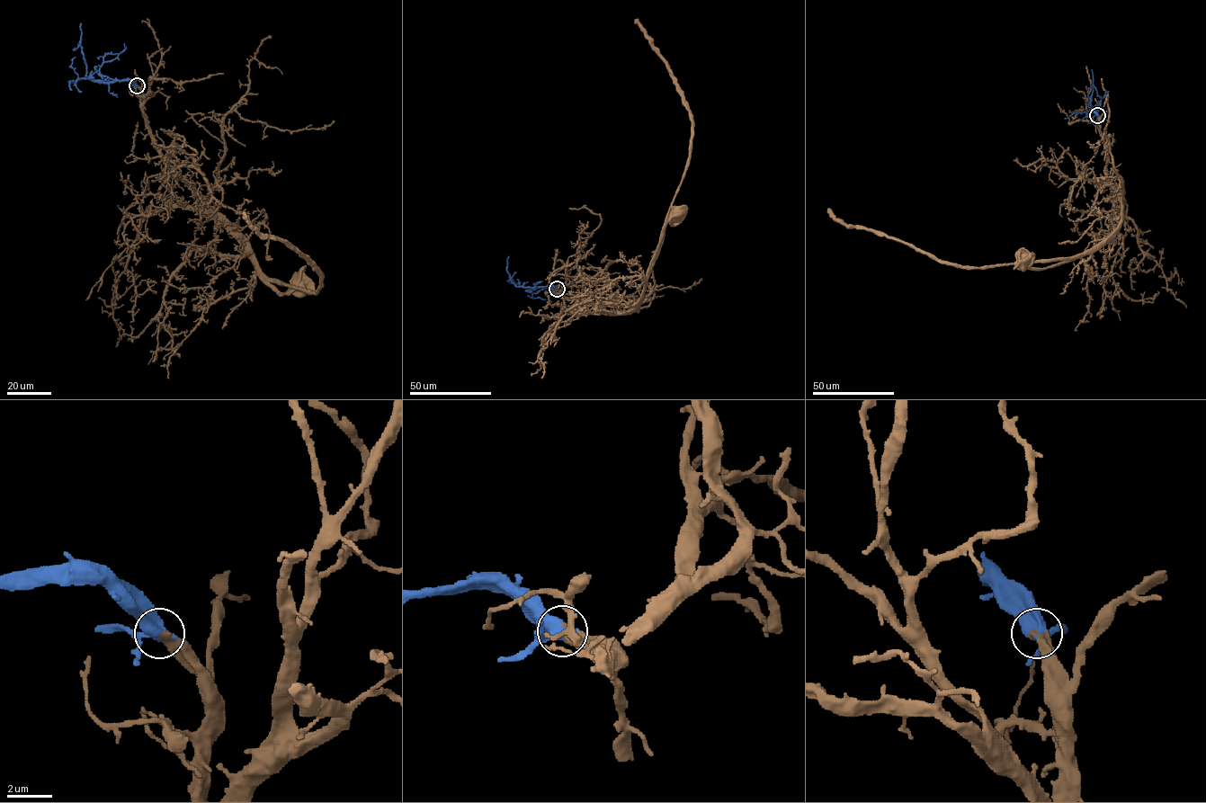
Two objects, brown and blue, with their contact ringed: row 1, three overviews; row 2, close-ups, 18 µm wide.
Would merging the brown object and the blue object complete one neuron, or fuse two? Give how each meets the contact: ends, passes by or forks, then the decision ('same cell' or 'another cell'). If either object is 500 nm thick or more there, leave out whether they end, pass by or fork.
same cell

